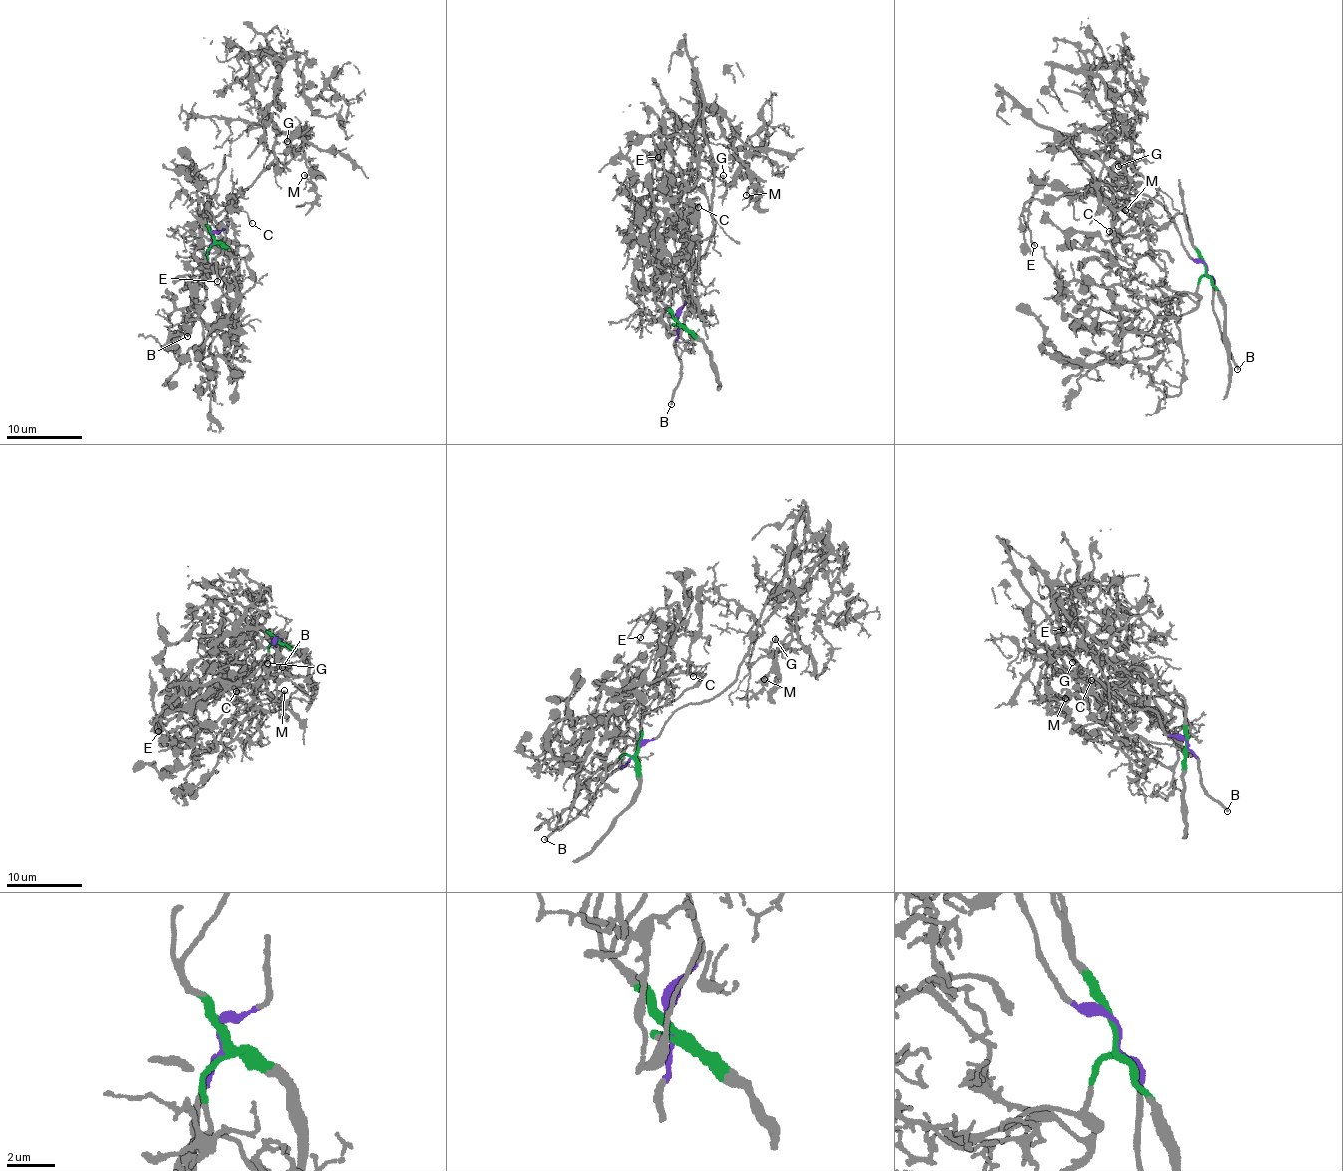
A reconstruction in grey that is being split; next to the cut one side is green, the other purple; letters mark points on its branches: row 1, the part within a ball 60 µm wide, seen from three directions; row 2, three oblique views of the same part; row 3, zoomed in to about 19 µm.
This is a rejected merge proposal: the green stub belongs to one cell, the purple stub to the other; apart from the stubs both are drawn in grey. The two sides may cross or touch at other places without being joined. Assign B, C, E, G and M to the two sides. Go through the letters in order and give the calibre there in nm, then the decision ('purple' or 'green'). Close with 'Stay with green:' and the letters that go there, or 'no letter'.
B: calibre 200 nm; purple
C: calibre 140 nm; green
E: calibre 170 nm; green
G: calibre 150 nm; purple
M: calibre 110 nm; purple
Stay with green: C, E

